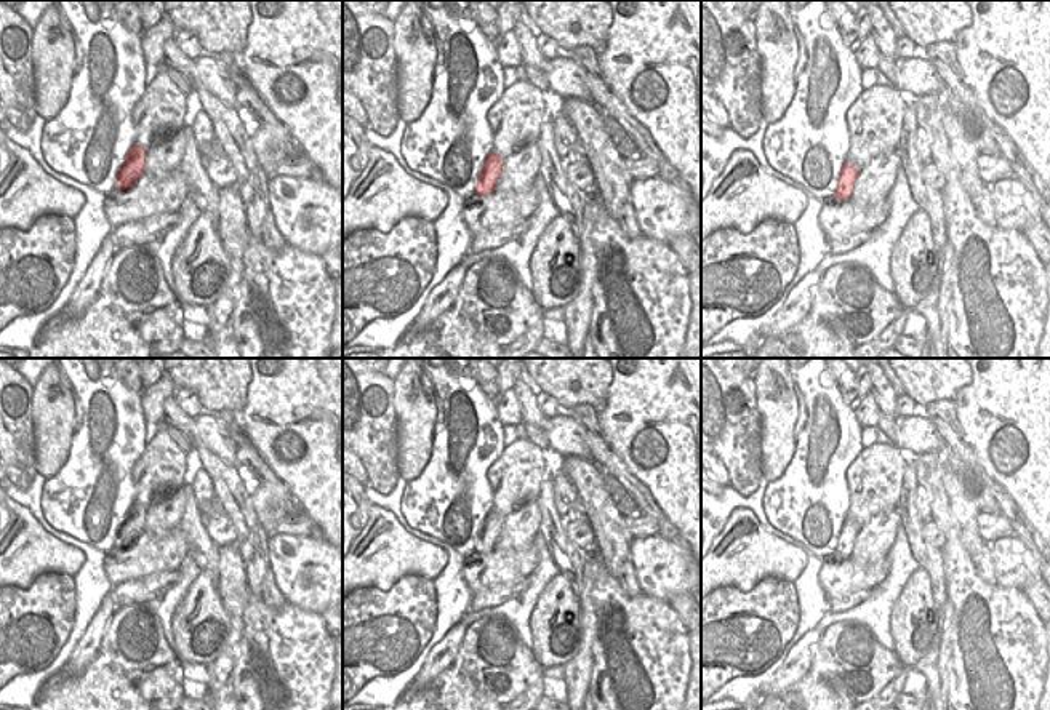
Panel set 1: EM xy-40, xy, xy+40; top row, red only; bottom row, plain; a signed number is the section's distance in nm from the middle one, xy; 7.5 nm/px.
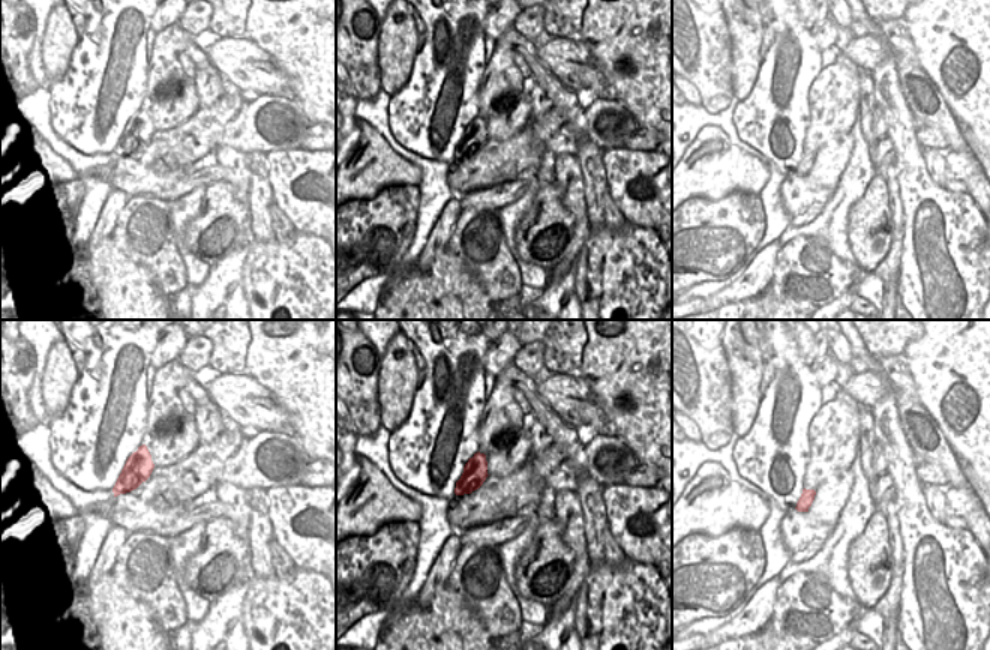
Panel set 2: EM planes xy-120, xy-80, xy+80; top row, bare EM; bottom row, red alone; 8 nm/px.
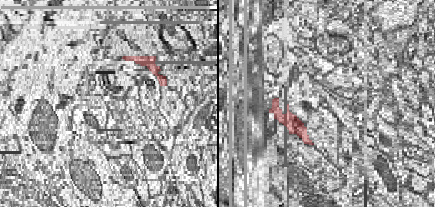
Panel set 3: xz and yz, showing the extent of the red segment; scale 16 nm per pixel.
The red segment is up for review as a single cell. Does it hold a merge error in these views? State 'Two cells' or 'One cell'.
Two cells.

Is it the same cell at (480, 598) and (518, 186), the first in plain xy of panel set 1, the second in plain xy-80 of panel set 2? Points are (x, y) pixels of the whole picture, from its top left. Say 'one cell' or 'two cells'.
one cell

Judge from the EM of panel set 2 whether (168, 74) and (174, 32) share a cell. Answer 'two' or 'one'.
one

